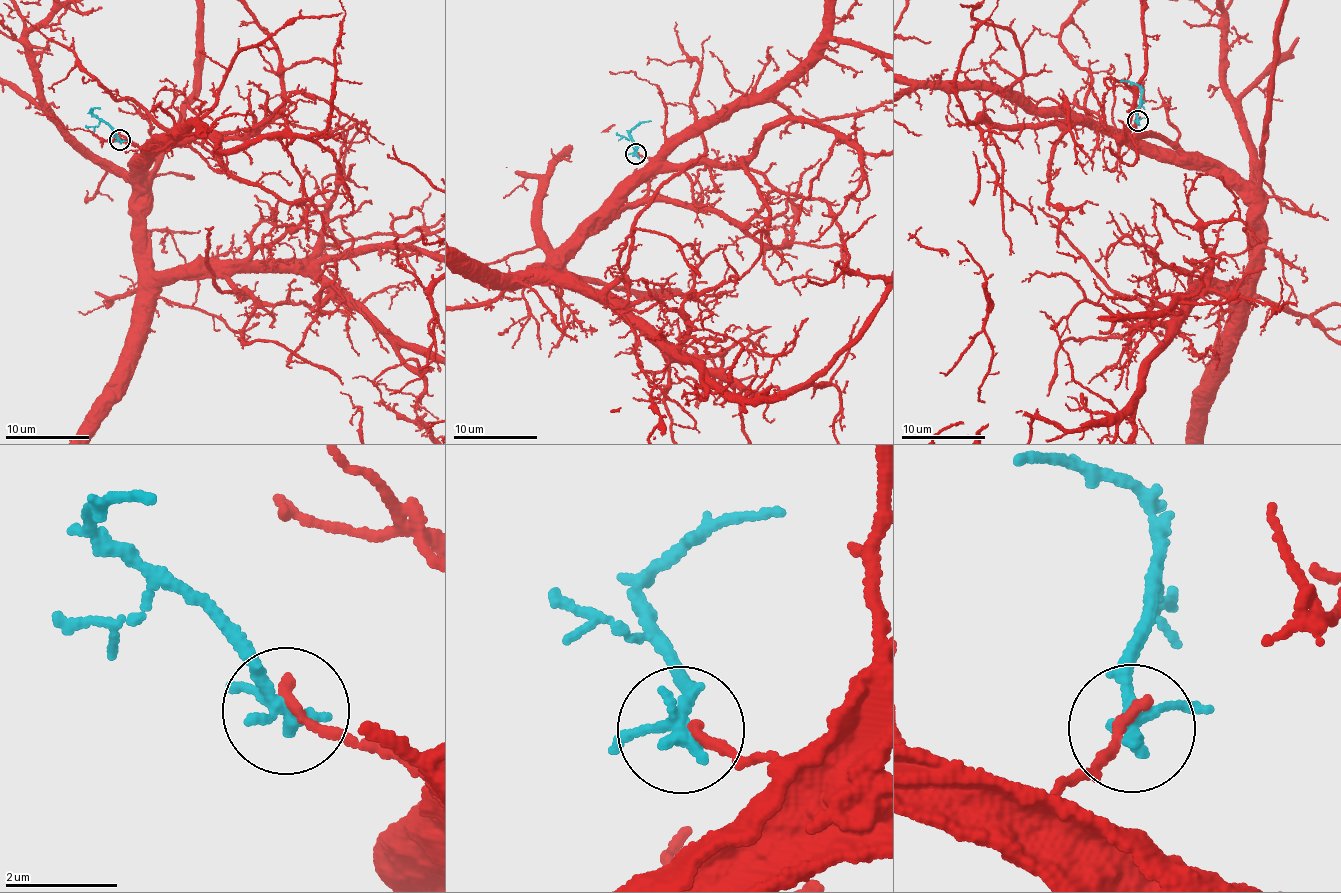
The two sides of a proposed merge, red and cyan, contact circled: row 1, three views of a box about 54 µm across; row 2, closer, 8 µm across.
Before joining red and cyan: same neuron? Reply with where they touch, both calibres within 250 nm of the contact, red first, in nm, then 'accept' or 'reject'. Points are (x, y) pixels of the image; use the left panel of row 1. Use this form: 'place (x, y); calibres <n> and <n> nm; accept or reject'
place (120, 140); calibres 200 and 240 nm; reject

